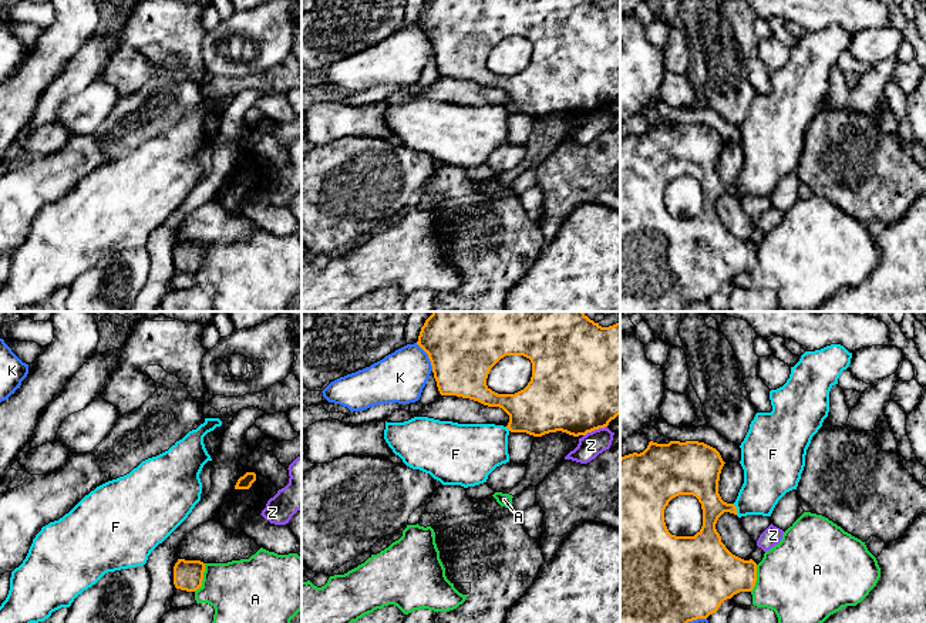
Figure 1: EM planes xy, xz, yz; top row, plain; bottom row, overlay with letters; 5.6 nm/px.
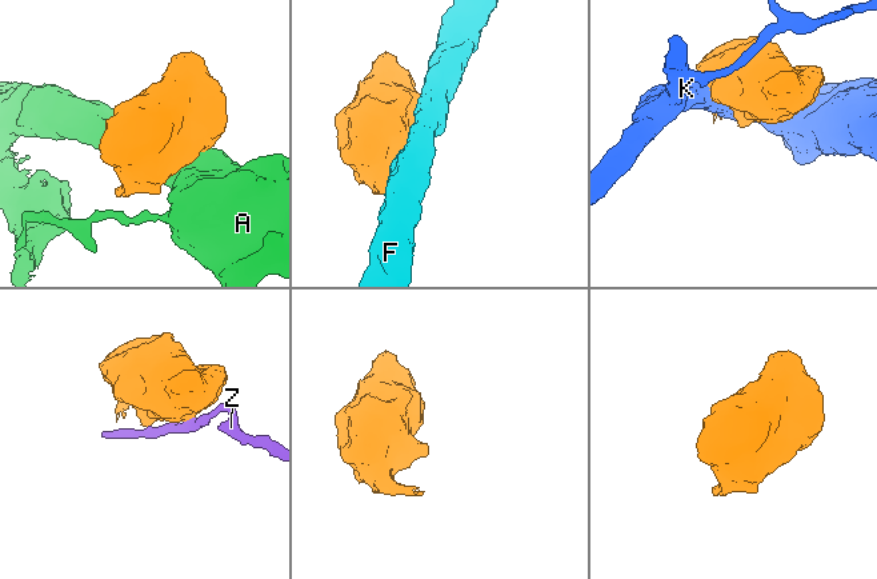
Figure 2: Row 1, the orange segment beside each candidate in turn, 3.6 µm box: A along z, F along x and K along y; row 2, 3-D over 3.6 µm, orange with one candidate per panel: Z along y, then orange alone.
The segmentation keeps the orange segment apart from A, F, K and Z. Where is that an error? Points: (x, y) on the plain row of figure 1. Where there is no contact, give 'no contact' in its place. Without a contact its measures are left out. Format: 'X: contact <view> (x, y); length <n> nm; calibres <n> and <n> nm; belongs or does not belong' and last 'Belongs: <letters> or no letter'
A: contact xy (202, 259); length 170 nm; calibres 170 and 380 nm; does not belong
F: contact yz (736, 191); length 70 nm; calibres 190 and 280 nm; does not belong
K: contact xz (428, 39); length 190 nm; calibres 380 and 280 nm; does not belong
Z: contact xz (595, 110); length 150 nm; calibres 500 and 140 nm; does not belong
Belongs: no letter

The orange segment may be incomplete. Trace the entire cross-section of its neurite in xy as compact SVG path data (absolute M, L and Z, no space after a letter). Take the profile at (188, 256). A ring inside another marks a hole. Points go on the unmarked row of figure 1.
M178 240L174 247L174 266L176 270L195 273L202 269L203 253L203 243Z

